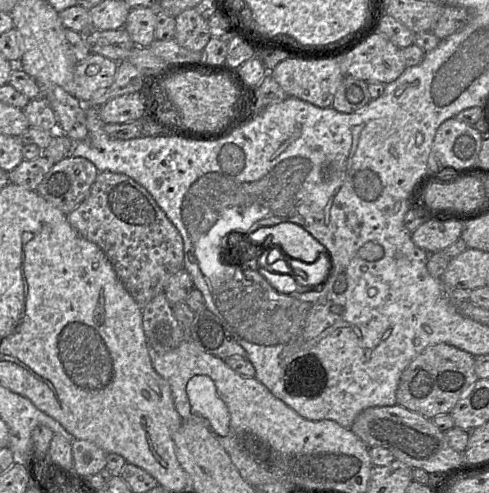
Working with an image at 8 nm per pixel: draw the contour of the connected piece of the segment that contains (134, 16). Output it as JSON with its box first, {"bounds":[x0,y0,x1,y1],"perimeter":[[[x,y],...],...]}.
{"bounds":[124,7,156,47],"perimeter":[[[136,7],[129,11],[124,29],[135,46],[149,47],[153,41],[156,24],[156,9]]]}

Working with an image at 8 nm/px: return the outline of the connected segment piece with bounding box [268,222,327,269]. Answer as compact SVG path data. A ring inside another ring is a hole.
M283 222L273 225L268 236L272 236L269 247L279 247L286 256L296 259L290 260L295 269L299 265L308 267L319 257L327 258L327 249L298 224Z

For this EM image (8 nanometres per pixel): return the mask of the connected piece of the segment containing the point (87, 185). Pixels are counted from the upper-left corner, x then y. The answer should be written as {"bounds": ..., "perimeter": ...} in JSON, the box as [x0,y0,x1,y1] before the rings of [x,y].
{"bounds":[35,156,98,215],"perimeter":[[[68,156],[52,166],[35,191],[68,215],[87,198],[98,173],[88,159]]]}

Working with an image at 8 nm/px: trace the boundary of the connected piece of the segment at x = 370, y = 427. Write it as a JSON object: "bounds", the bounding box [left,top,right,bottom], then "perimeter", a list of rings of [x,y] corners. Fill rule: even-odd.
{"bounds":[350,404,463,473],"perimeter":[[[399,404],[363,410],[355,418],[350,430],[369,447],[387,448],[396,460],[427,473],[443,472],[463,462],[463,453],[458,453],[448,444],[444,432],[431,419]]]}

